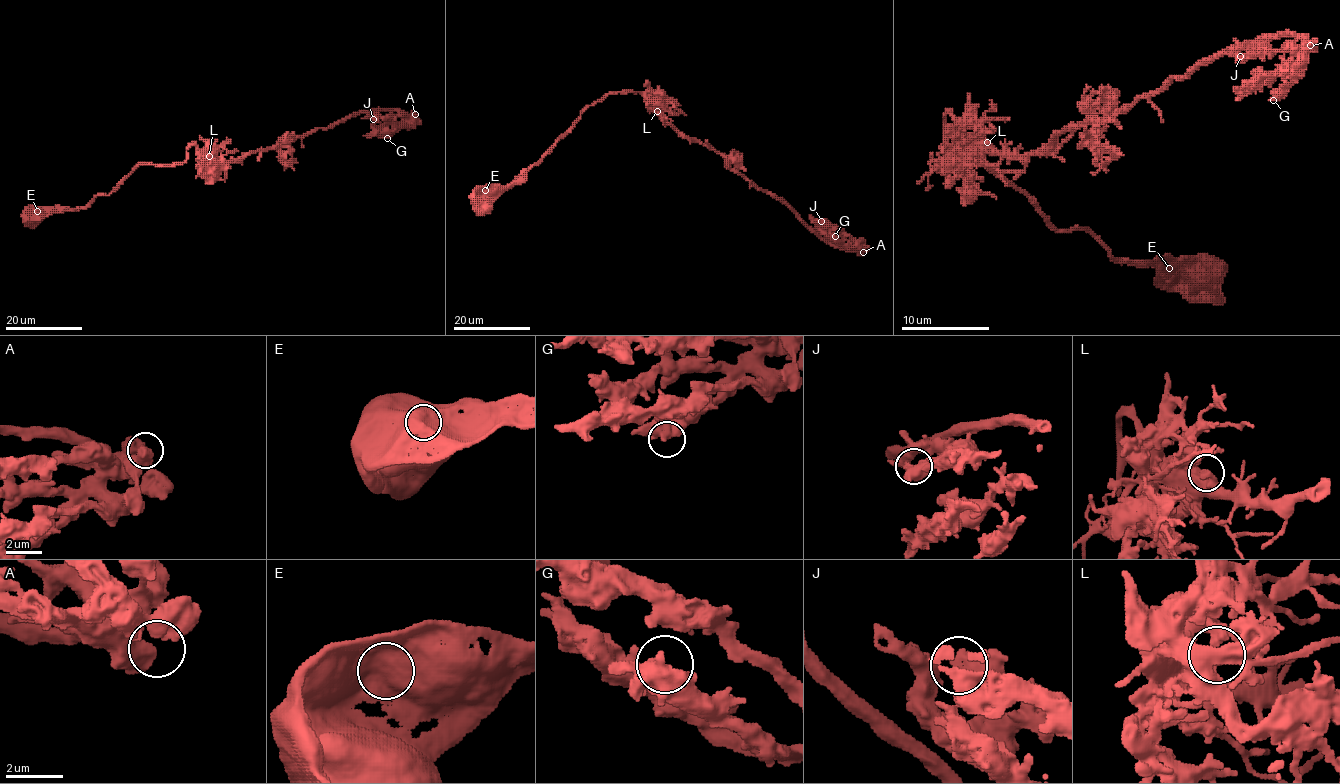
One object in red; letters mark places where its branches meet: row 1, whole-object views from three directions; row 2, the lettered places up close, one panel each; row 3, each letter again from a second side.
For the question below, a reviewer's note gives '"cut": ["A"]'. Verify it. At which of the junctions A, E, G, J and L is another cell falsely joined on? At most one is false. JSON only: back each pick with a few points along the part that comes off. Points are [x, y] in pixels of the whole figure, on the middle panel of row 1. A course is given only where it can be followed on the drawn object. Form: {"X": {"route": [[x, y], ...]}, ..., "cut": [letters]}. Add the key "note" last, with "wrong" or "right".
{"cut": [], "note": "wrong"}

